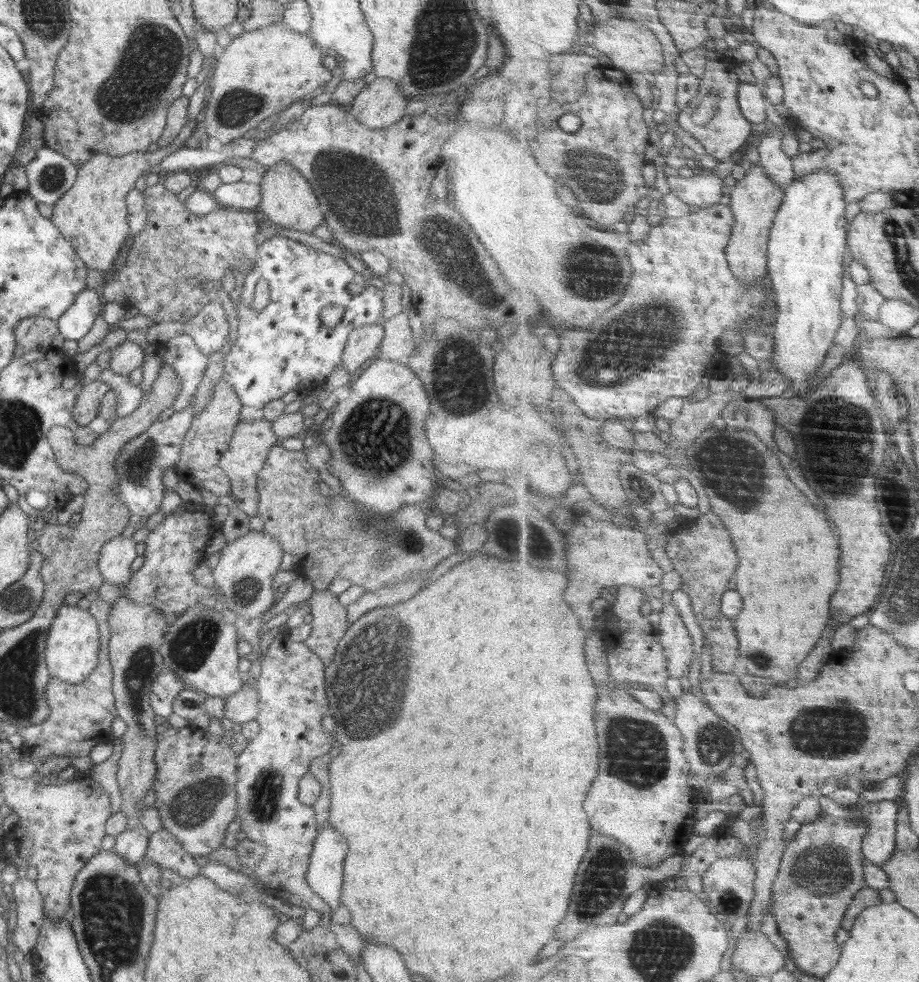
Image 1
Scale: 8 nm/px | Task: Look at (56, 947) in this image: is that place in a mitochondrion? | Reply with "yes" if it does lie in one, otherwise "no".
no

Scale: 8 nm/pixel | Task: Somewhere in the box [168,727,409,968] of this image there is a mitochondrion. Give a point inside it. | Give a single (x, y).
(192, 804)

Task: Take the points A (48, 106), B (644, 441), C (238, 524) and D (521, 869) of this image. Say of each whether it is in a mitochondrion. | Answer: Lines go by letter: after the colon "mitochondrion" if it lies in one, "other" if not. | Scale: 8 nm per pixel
A: other
B: other
C: other
D: other

